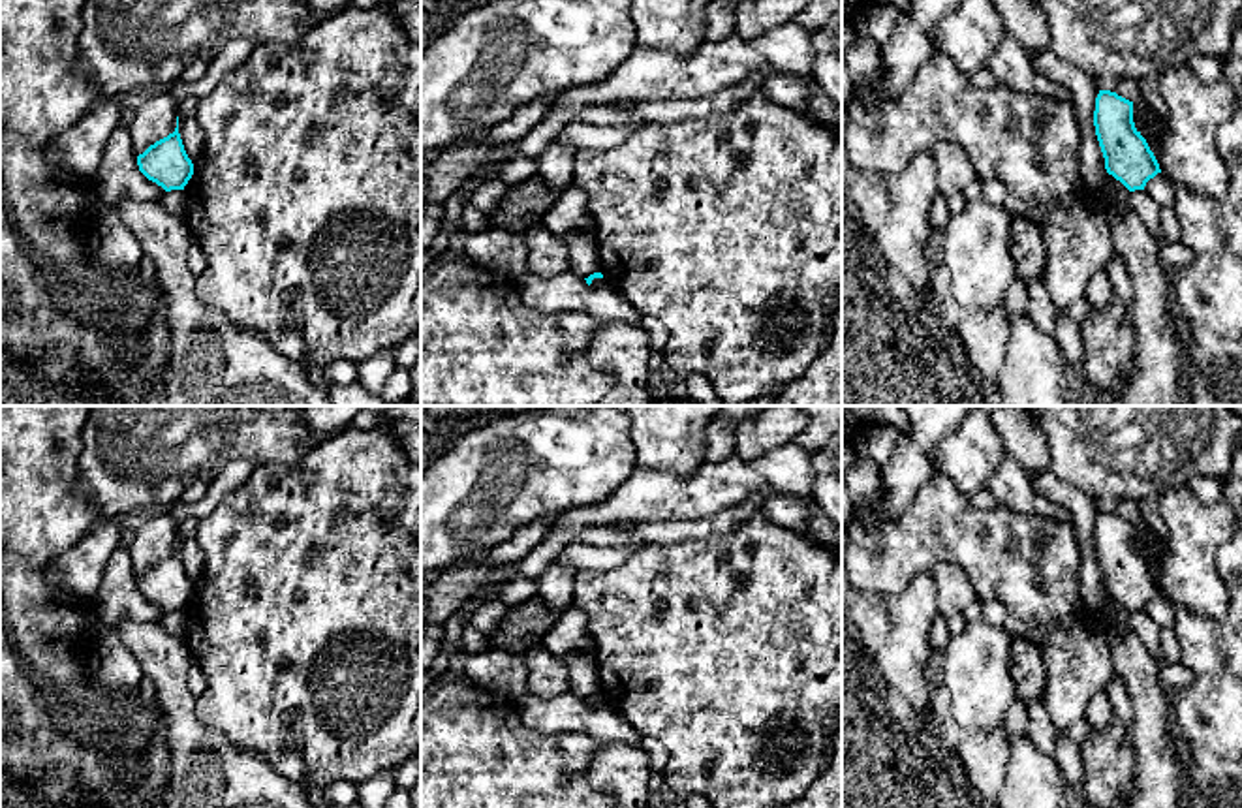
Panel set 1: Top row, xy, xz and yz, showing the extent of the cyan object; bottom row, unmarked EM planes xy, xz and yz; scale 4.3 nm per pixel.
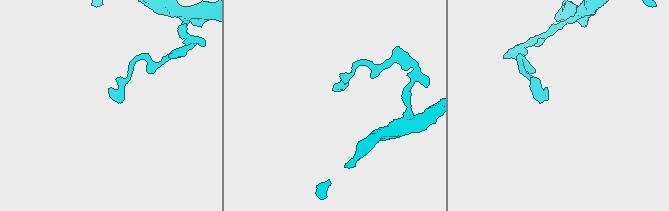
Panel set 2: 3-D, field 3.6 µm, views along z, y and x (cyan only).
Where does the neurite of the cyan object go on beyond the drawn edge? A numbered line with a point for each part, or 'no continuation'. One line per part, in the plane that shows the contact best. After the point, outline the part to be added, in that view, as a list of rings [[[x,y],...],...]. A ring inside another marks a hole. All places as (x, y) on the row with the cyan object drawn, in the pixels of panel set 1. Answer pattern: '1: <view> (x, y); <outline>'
no continuation

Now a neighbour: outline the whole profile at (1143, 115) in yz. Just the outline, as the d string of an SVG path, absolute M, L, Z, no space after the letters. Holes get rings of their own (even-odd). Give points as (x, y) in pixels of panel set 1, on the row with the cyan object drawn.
M1142 98L1133 101L1133 122L1137 132L1146 130L1148 126L1156 124L1156 120L1156 111Z

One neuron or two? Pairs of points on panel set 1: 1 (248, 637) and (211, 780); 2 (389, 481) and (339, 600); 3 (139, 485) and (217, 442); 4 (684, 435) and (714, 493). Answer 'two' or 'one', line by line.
1: two
2: one
3: one
4: two

